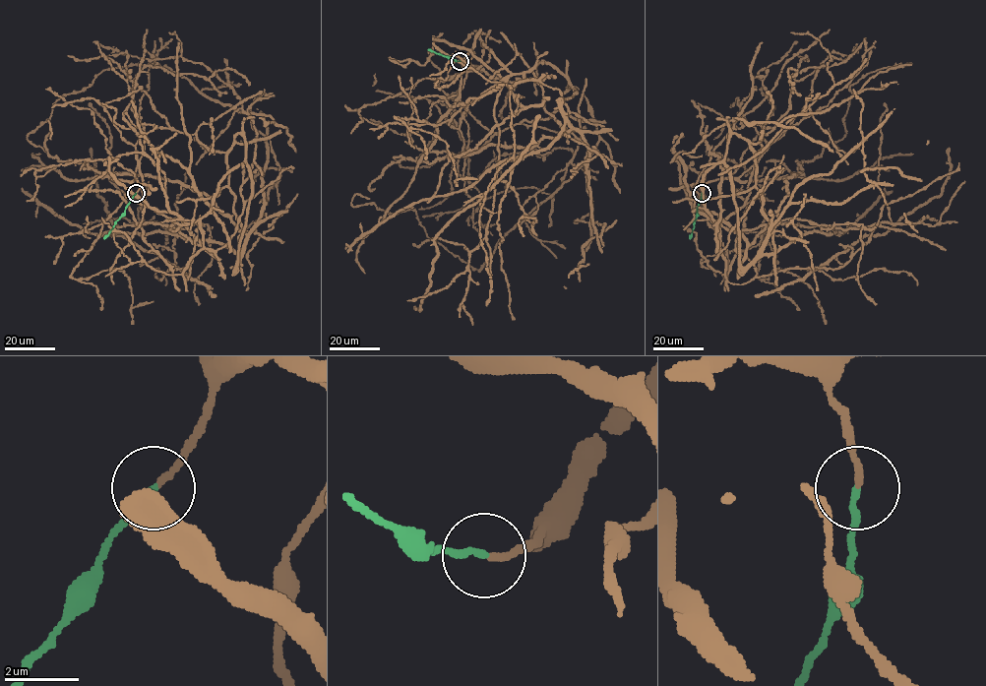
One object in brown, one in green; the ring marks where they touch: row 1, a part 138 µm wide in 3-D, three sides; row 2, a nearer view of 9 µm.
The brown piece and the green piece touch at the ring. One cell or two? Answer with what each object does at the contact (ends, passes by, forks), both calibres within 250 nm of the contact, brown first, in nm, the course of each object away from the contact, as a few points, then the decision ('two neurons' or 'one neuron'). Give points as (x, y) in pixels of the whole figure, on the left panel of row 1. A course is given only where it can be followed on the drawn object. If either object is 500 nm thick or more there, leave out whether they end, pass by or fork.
brown ends; green ends; calibres 160 and 180 nm; course brown (136, 193), (104, 175), (207, 194), (241, 254), (110, 232), (200, 243), (109, 163), (65, 207); course green (136, 193), (124, 214), (103, 238); one neuron

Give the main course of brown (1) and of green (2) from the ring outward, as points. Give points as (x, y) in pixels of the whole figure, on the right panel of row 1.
1: (701, 193), (796, 174), (763, 254), (836, 232), (749, 244), (680, 163), (699, 207)
2: (701, 193), (690, 238)

